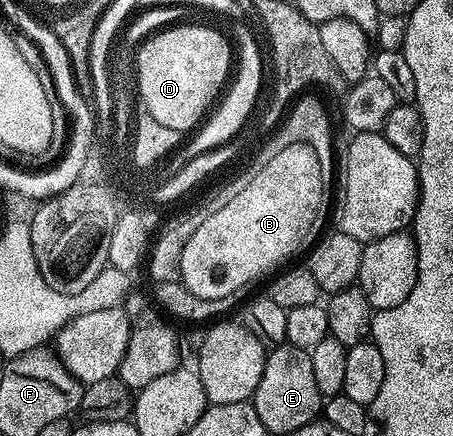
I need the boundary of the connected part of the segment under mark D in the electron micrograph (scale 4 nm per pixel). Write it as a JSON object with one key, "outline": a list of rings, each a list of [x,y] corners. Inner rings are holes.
{"outline":[[[170,26],[151,35],[137,50],[137,95],[142,104],[146,103],[145,111],[164,126],[170,127],[175,134],[188,131],[202,115],[207,115],[206,107],[211,103],[210,108],[219,95],[216,83],[222,80],[224,51],[222,40],[214,34],[214,27],[211,32],[198,32],[194,28],[191,32],[182,32],[177,26]]]}

